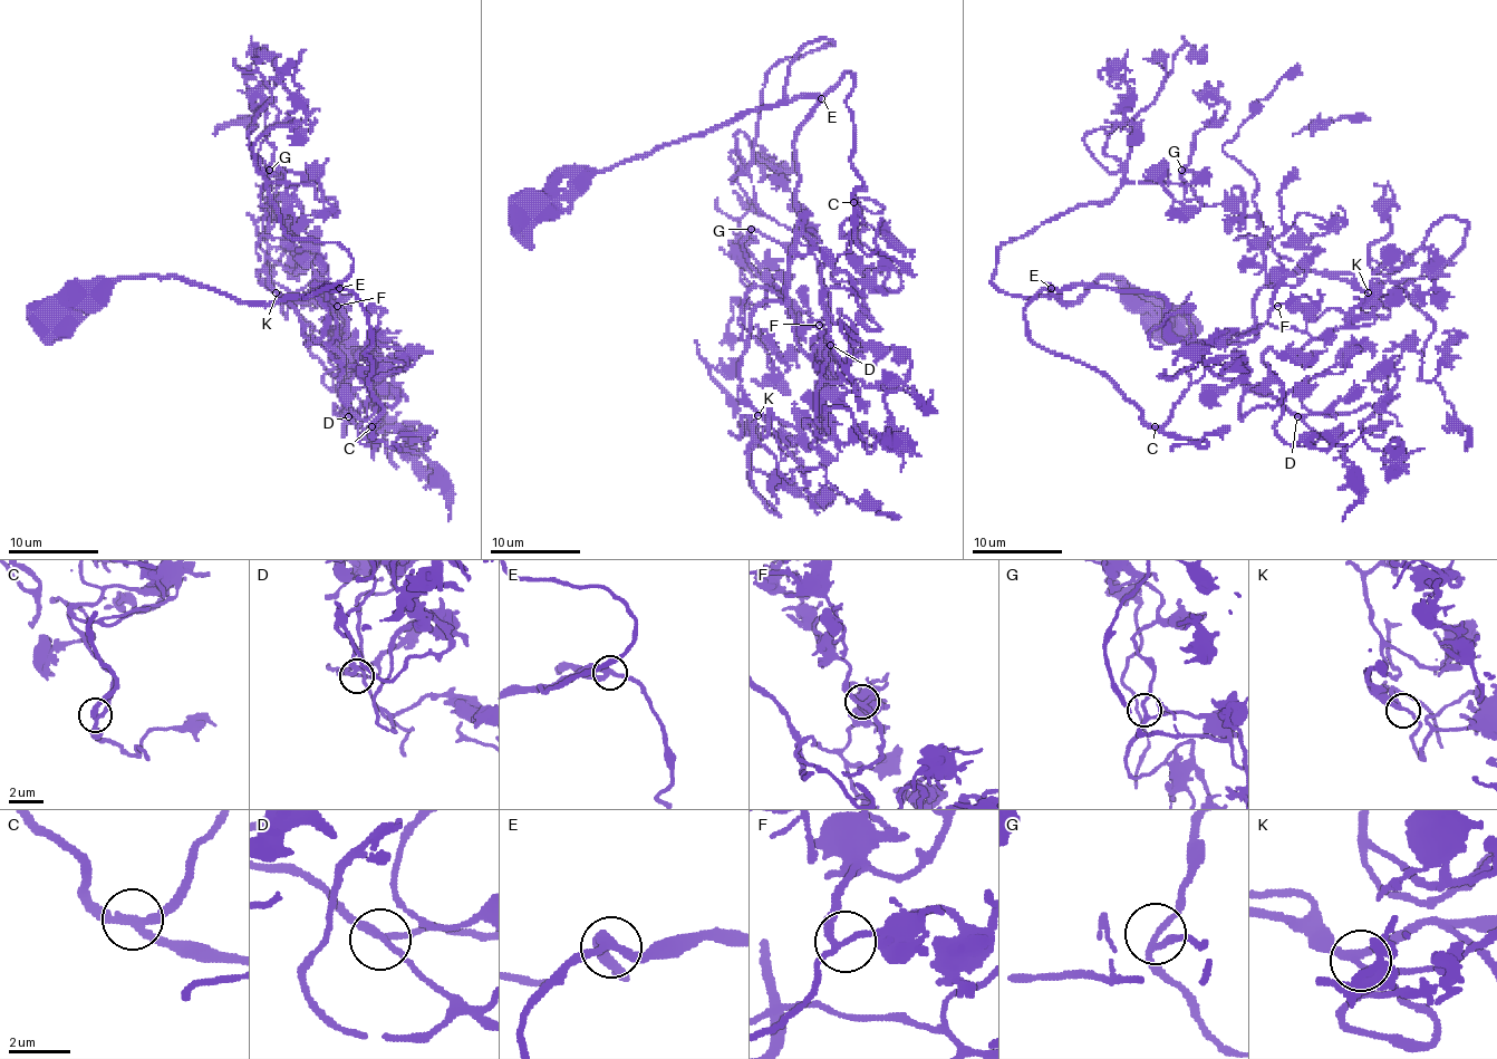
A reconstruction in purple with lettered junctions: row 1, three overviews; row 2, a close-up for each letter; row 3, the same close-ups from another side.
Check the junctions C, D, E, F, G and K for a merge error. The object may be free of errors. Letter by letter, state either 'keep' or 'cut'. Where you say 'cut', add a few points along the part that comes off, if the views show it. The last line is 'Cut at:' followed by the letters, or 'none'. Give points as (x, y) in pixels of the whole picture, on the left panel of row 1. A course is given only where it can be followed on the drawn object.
C: keep
D: keep
E: keep
F: keep
G: keep
K: keep
Cut at: none

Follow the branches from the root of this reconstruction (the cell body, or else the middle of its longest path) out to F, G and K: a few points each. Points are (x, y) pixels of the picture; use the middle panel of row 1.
F: (524, 204), (570, 173), (814, 98), (794, 159), (828, 290), (819, 325)
G: (524, 204), (776, 105), (790, 61), (828, 39), (770, 70), (749, 169), (753, 202), (794, 238), (751, 229)
K: (524, 204), (570, 173), (814, 98), (794, 143), (810, 215), (785, 301), (753, 310), (740, 367), (757, 415)

